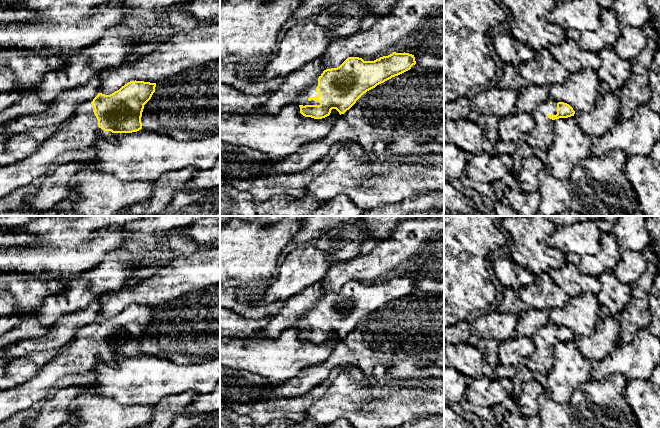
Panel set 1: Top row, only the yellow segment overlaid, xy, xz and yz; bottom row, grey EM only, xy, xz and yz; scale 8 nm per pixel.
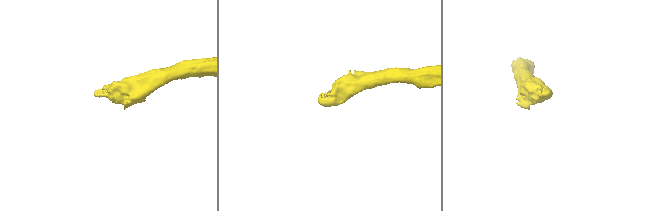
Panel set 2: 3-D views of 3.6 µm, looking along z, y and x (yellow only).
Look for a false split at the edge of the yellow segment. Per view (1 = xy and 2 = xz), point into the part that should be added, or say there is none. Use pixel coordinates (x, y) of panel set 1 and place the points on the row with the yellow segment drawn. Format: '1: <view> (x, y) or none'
1: xy (80, 132)
2: xz (310, 91)

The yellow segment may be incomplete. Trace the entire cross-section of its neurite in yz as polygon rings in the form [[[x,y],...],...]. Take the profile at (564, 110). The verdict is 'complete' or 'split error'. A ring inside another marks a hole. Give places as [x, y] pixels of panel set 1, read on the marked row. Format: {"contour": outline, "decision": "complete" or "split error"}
{"contour": [[[548,99],[531,112],[535,126],[530,133],[524,133],[520,138],[531,147],[546,149],[553,141],[553,121],[574,114],[575,111],[569,104]]], "decision": "split error"}

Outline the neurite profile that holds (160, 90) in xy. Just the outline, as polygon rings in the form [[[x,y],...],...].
[[[220,61],[156,83],[141,122],[143,130],[167,134],[178,141],[220,133]]]

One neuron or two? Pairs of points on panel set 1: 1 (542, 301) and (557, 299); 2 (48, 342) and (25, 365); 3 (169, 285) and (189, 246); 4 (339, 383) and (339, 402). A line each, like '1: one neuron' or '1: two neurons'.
1: one neuron
2: two neurons
3: two neurons
4: one neuron

